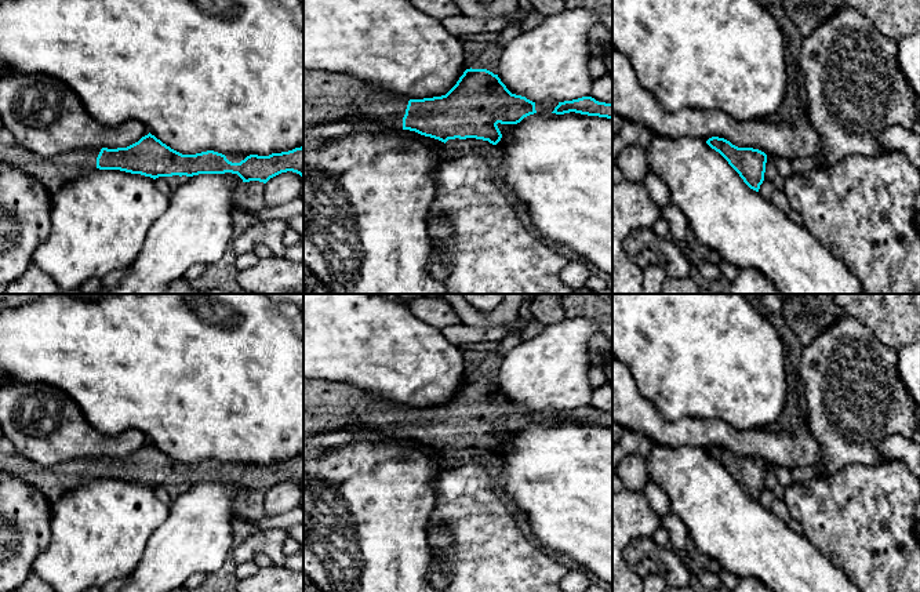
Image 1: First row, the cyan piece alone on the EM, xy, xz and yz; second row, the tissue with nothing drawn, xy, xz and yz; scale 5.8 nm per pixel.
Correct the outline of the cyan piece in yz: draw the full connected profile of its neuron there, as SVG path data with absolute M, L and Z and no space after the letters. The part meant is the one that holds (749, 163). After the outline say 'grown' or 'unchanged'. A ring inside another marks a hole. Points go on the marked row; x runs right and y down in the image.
M719 137L709 138L706 144L728 161L750 189L759 192L767 163L764 152L753 148L738 148Z | unchanged

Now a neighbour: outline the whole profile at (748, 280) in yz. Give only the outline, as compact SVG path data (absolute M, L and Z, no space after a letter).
M738 269L731 282L730 294L781 294L779 290L757 269Z

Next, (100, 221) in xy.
M95 168L51 193L51 230L34 250L32 262L54 279L59 293L81 288L91 277L102 279L113 270L131 266L143 247L149 229L166 213L168 204L170 197L156 188L150 177Z

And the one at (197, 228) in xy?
M232 172L189 177L172 192L168 208L149 229L128 275L105 294L166 294L167 287L182 279L194 264L218 262L236 235L232 211L236 203L234 190L240 184L243 179Z

